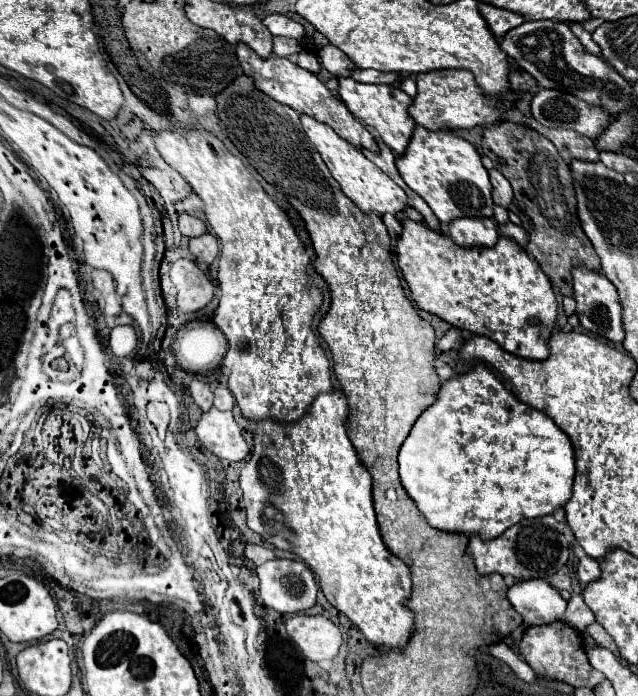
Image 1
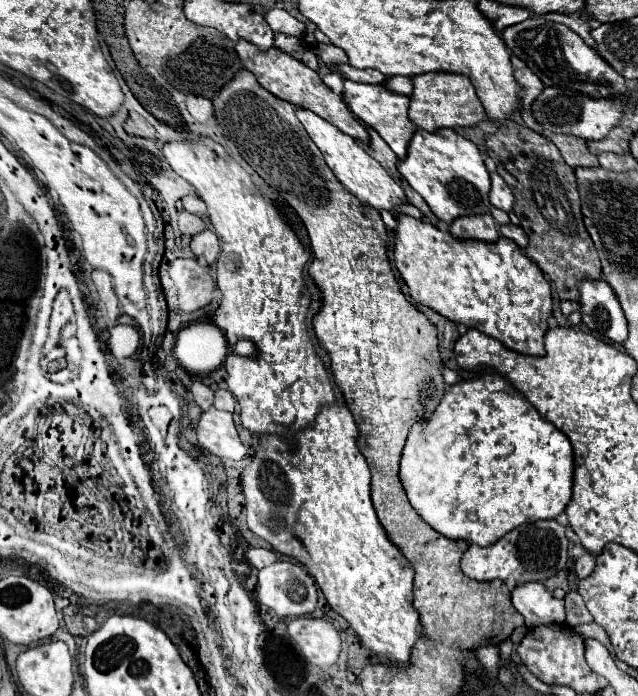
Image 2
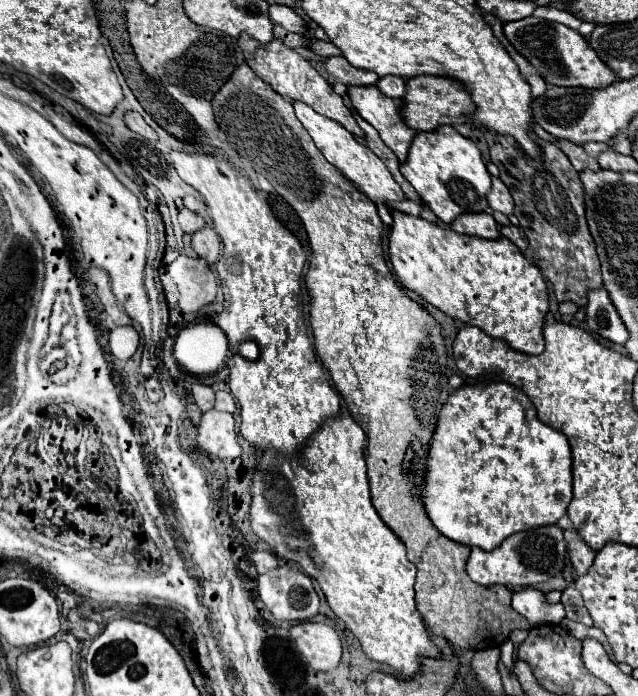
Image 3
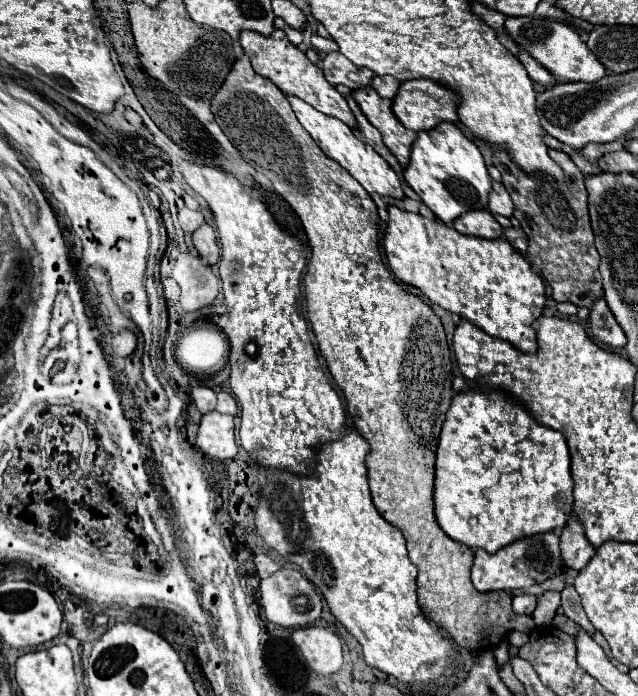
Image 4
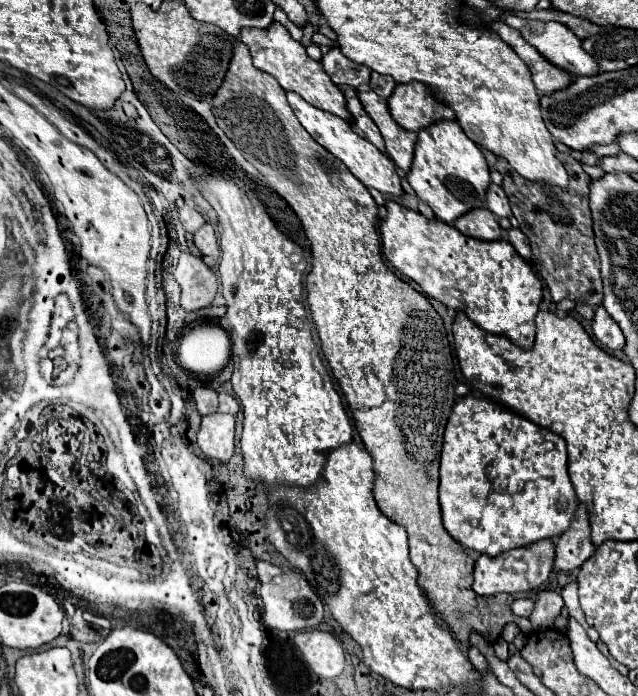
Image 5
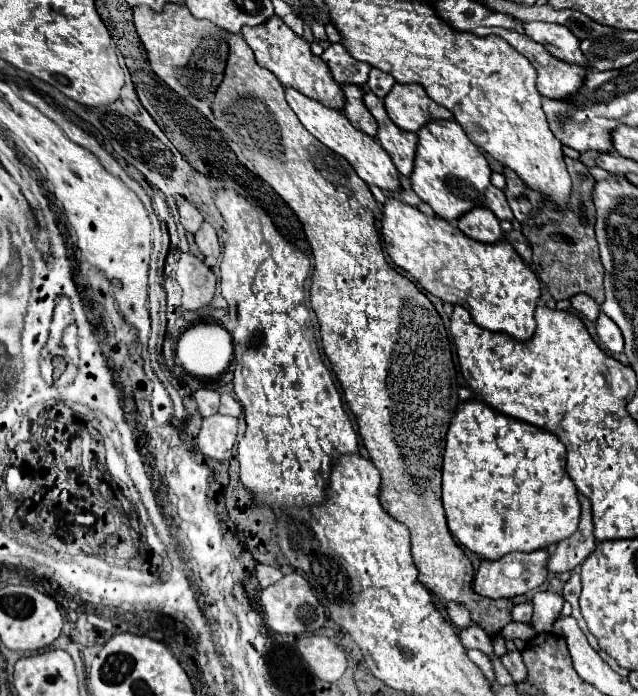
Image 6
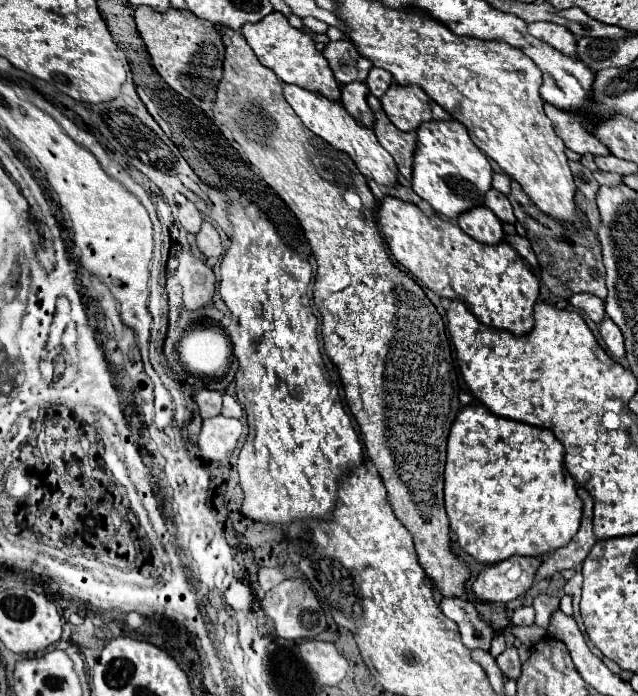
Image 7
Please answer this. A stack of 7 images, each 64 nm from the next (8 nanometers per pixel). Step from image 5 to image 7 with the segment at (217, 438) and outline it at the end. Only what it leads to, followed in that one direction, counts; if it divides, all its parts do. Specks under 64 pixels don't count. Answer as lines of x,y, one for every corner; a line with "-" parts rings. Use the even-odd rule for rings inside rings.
214,416
204,420
202,432
198,436
202,458
212,462
224,462
234,452
240,436
242,436
240,420
226,416

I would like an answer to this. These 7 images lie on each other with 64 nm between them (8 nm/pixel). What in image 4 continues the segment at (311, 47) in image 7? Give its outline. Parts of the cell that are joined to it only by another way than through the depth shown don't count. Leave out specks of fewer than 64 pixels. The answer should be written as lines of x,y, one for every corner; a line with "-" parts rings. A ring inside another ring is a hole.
244,30
240,34
240,44
244,48
244,52
250,56
250,62
252,62
252,68
260,74
260,76
266,76
270,78
274,84
278,84
278,88
284,92
284,94
294,94
298,98
302,98
304,102
308,102
310,106
314,106
318,112
324,112
328,116
334,116
334,118
340,118
344,124
348,124
350,128
356,128
356,118
352,114
352,110
348,108
344,96
332,86
328,84
328,80
324,78
322,70
312,64
308,60
308,56
296,48
282,30
274,30
272,36
260,36
258,32
248,32

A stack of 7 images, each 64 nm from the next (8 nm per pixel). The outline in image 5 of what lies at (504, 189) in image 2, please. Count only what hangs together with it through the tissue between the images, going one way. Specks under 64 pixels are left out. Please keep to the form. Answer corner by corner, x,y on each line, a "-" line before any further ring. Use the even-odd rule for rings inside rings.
490,184
488,192
486,192
486,202
488,202
488,208
490,208
498,218
510,218
510,216
512,216
508,198
506,198
506,194
504,194
504,190
502,190
500,186

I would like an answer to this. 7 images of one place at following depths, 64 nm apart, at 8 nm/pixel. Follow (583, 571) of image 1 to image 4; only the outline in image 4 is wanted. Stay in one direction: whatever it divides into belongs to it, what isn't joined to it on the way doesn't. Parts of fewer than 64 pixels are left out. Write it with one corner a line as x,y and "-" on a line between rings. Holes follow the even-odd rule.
574,514
570,516
568,524
560,534
560,552
562,552
562,564
574,570
582,570
596,552
594,546
588,542
580,520
576,520

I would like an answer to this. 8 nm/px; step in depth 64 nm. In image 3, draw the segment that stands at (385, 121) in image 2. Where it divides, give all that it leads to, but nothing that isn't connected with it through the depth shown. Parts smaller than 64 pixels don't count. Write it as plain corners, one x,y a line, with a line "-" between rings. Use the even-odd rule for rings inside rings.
376,86
348,88
348,98
360,116
378,130
380,138
398,156
400,164
404,164
416,130
408,128
400,116
402,100
384,96

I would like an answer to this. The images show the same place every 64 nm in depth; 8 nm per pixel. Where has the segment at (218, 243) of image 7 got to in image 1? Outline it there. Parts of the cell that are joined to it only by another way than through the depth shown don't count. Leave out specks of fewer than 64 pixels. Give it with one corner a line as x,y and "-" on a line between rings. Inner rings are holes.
206,232
202,236
196,236
190,240
190,252
196,258
202,258
206,264
212,264
214,258
218,256
218,240
214,234

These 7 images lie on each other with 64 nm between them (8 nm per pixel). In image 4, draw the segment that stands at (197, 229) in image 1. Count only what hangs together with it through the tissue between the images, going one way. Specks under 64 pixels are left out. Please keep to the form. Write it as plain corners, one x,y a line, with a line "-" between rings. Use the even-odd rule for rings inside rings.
180,208
178,210
178,222
180,222
180,226
182,226
184,232
194,232
196,228
200,228
204,224
204,216
198,210

